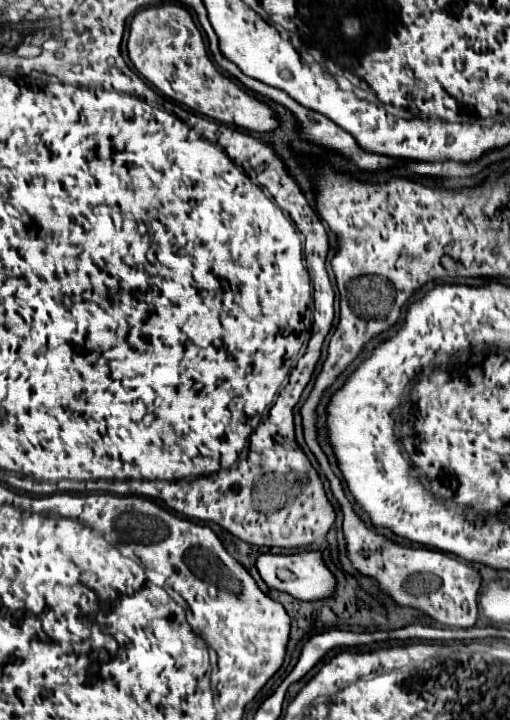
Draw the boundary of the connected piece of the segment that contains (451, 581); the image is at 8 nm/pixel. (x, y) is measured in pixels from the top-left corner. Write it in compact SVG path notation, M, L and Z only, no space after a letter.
M322 461L320 465L326 479L330 481L332 495L340 503L344 515L342 531L346 539L346 557L352 563L352 567L360 575L372 579L378 591L388 595L396 605L418 609L428 617L432 617L434 621L448 627L472 627L478 617L478 603L476 603L476 593L480 587L478 573L450 555L422 547L400 547L378 535L374 529L368 529L352 511L352 505L342 491L340 479L332 473L328 465L324 465Z

